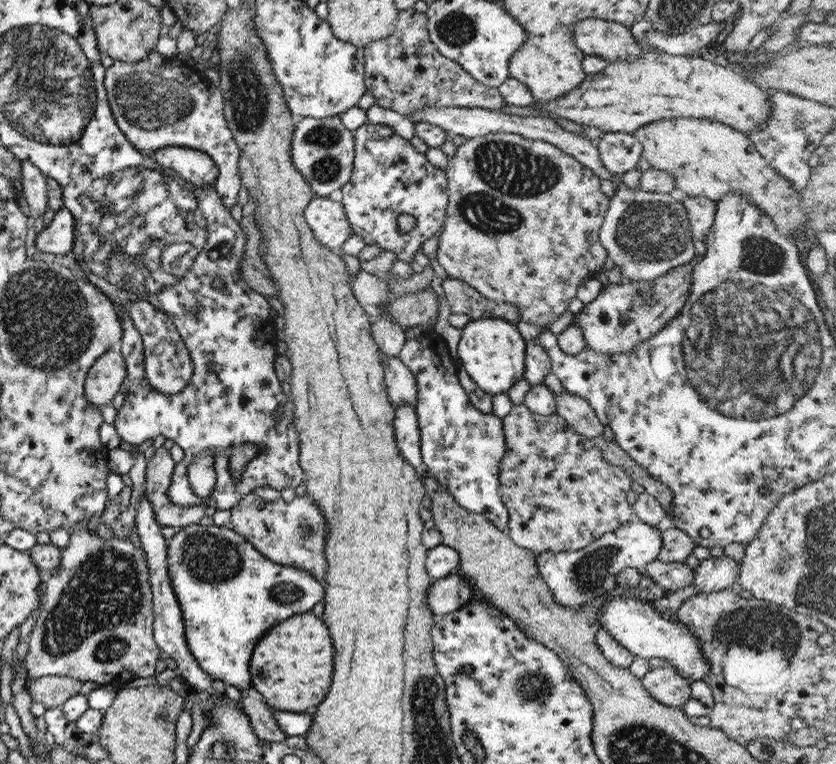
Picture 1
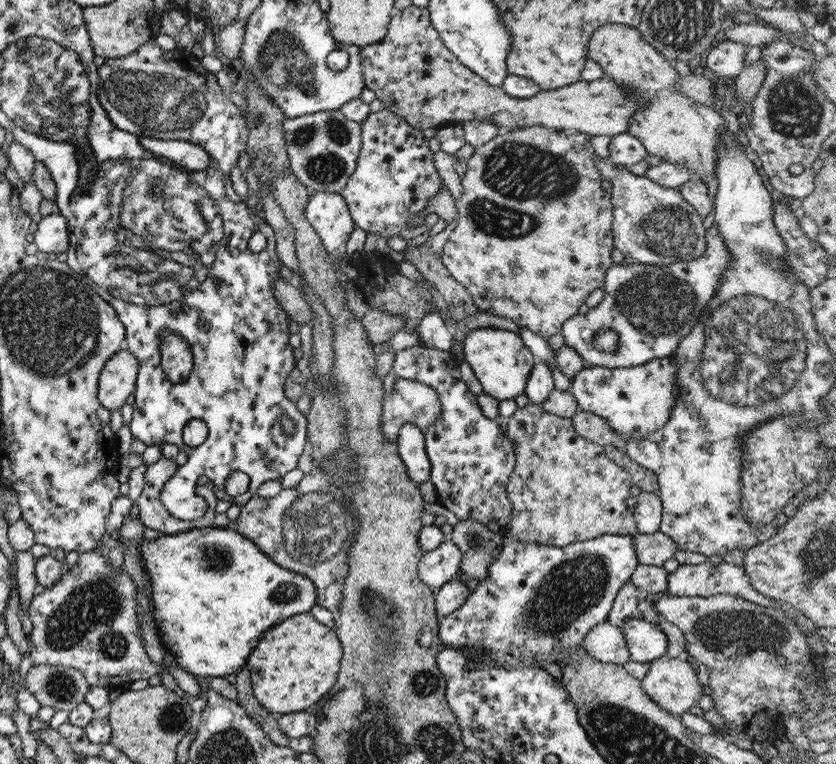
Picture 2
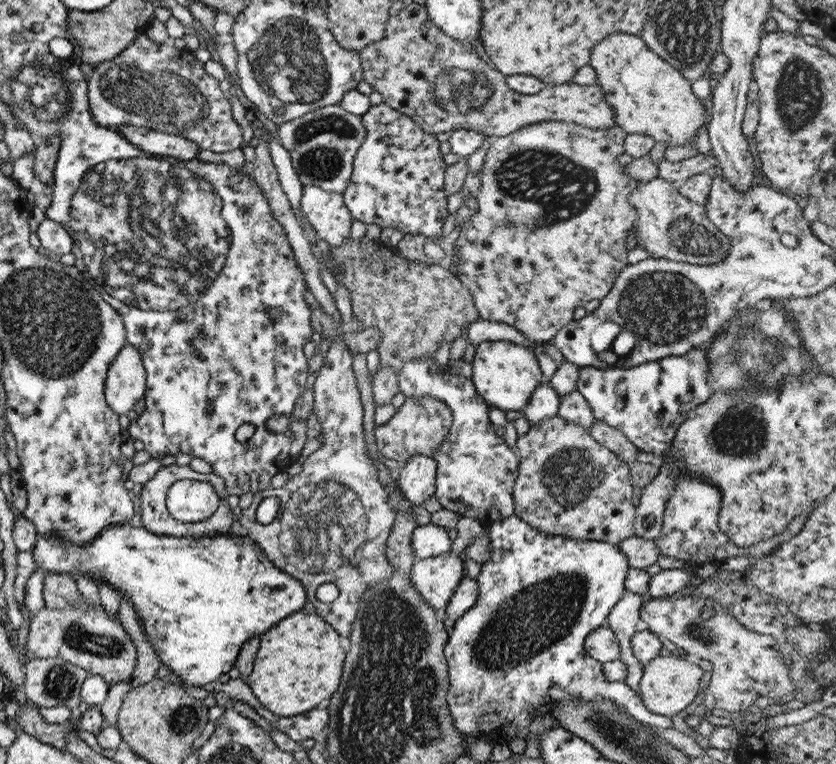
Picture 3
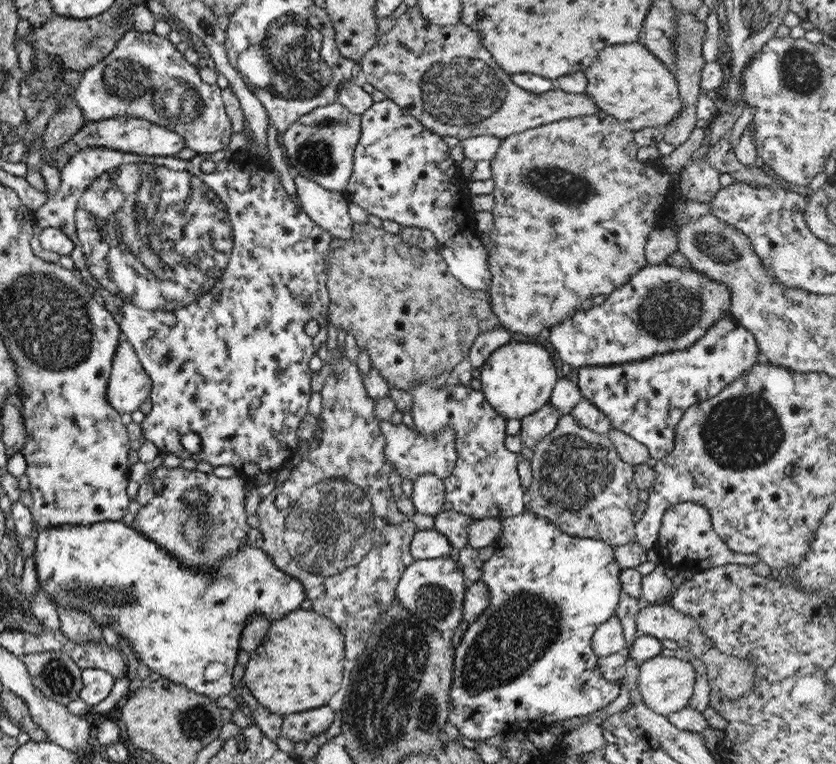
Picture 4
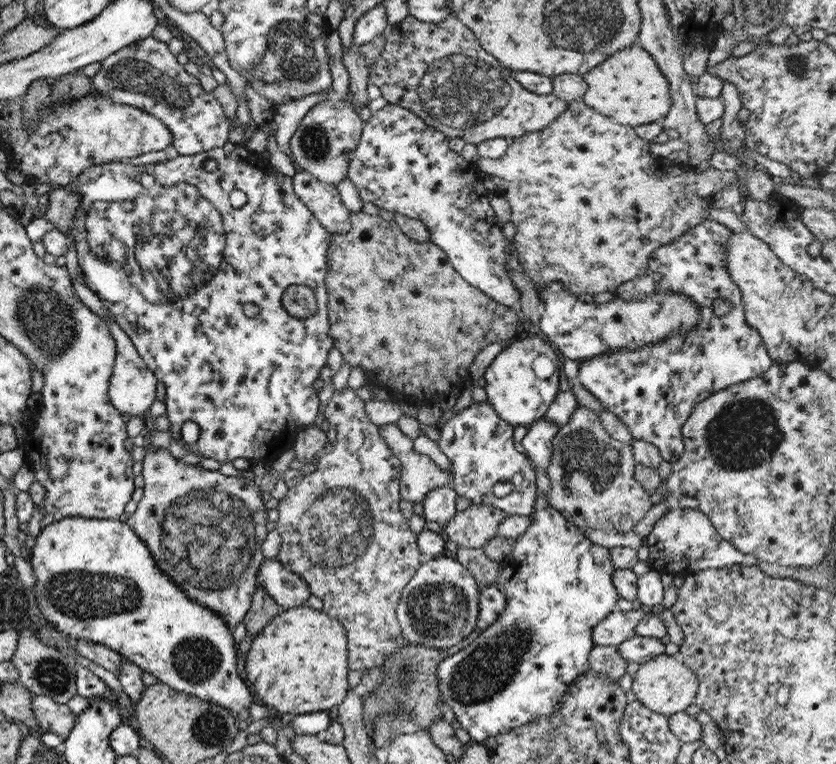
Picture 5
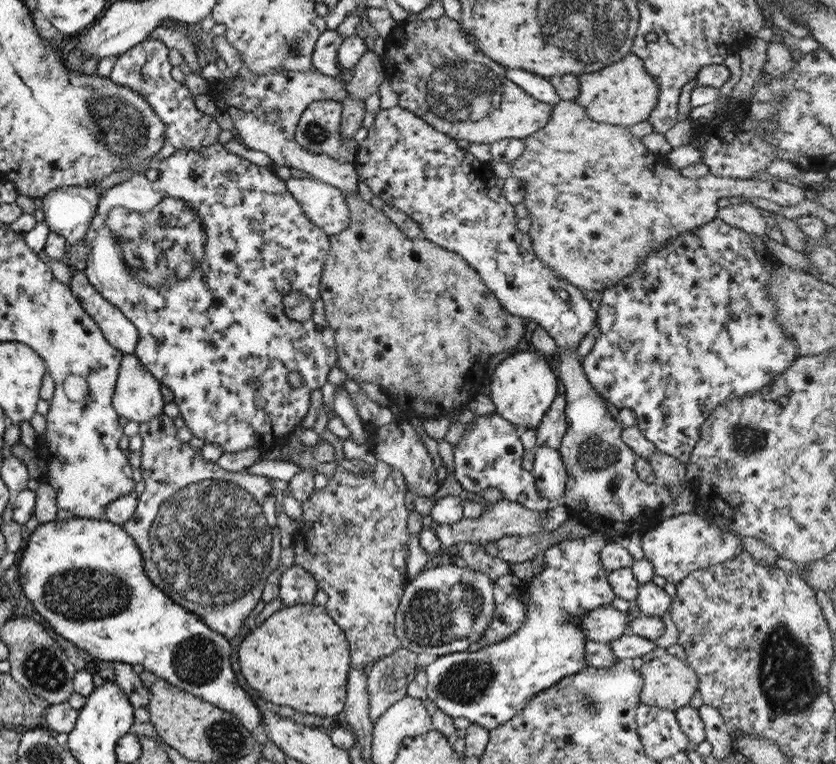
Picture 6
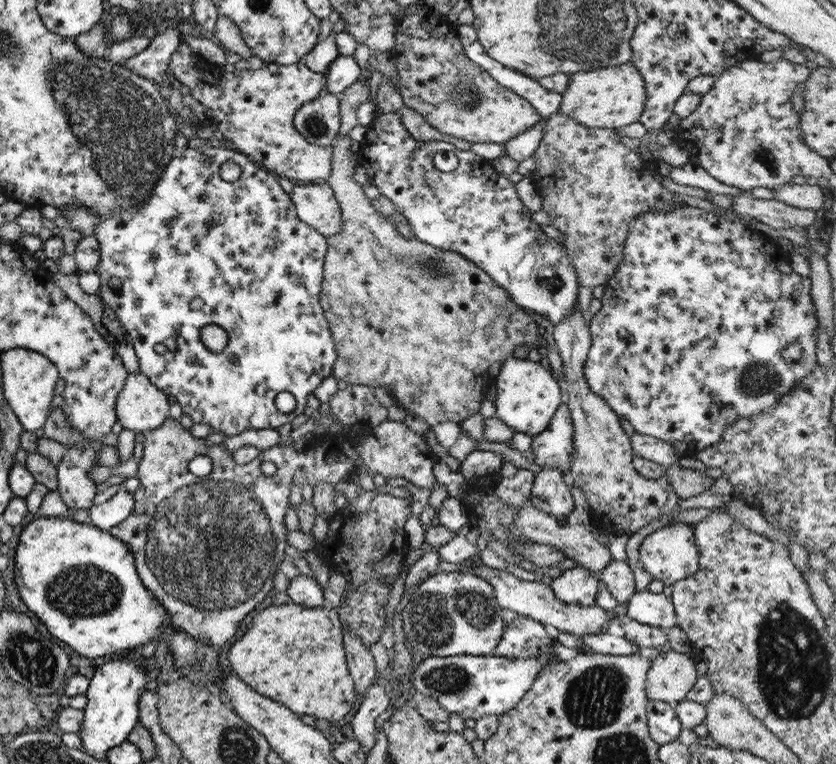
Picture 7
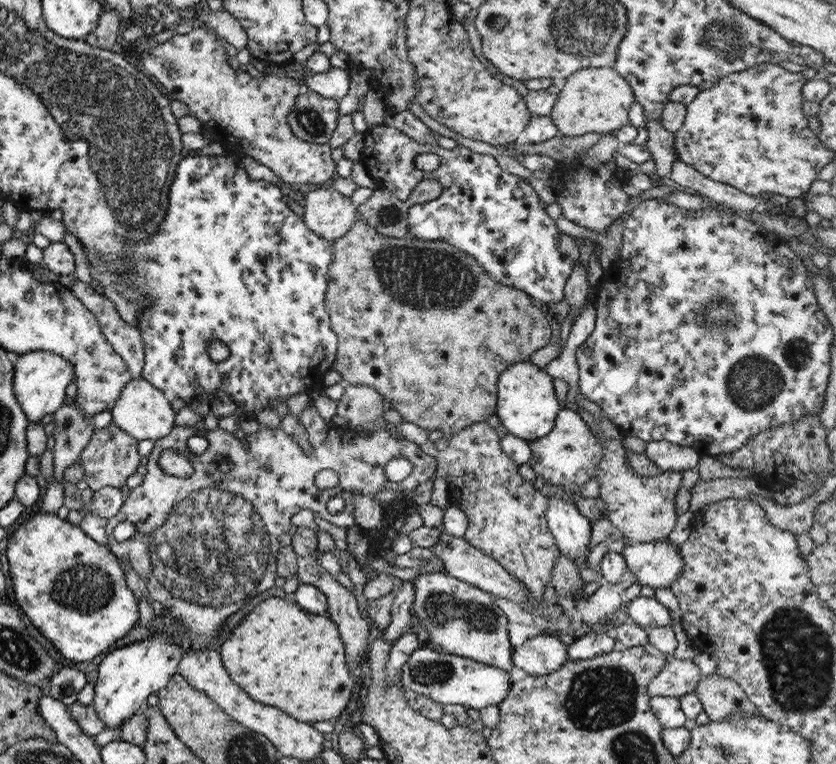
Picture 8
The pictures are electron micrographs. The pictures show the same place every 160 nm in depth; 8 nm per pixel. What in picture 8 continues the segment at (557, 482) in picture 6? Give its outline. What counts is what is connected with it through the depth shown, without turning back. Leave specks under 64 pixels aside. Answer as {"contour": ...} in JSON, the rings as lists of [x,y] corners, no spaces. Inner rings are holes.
{"contour":[[[546,496],[546,499],[548,500],[545,511],[546,525],[553,537],[558,553],[573,561],[575,565],[585,567],[585,559],[590,552],[587,544],[589,544],[591,523],[577,511],[573,502],[557,499],[554,496]]]}

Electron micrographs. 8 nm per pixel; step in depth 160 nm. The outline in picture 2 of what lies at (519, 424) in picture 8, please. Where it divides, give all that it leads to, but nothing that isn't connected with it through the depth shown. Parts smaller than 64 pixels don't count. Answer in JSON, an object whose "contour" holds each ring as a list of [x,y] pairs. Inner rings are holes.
{"contour":[[[490,326],[477,327],[466,333],[462,343],[463,360],[479,381],[483,394],[501,401],[513,400],[515,396],[524,392],[534,358],[532,352],[523,346],[518,333]]]}

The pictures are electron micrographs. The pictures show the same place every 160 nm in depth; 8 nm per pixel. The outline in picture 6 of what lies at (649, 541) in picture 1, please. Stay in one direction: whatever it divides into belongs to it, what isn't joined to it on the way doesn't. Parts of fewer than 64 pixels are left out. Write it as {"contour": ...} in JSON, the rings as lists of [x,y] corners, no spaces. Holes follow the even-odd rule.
{"contour":[[[591,533],[584,538],[561,540],[550,544],[547,550],[543,551],[543,553],[539,553],[539,555],[543,556],[543,567],[541,571],[537,573],[537,575],[534,575],[530,580],[524,581],[525,583],[521,582],[521,586],[523,586],[521,587],[521,590],[523,590],[525,594],[525,615],[524,621],[520,624],[520,627],[509,636],[505,636],[500,642],[487,645],[485,648],[478,649],[475,652],[461,651],[441,655],[425,666],[425,694],[427,695],[427,699],[433,701],[435,706],[438,706],[443,711],[443,714],[446,714],[451,718],[465,718],[465,720],[469,720],[469,722],[473,724],[478,724],[489,732],[491,729],[494,729],[500,724],[503,724],[506,720],[509,720],[514,714],[517,714],[517,711],[520,711],[520,708],[523,708],[525,704],[531,702],[531,698],[535,696],[537,692],[550,687],[564,676],[575,674],[580,668],[583,668],[586,665],[586,660],[583,654],[586,638],[580,631],[580,618],[592,608],[610,605],[610,602],[614,597],[613,591],[606,581],[608,572],[599,565],[599,552],[601,551],[601,548],[603,548],[602,546],[606,543],[604,537],[604,535],[600,535],[599,533]]]}

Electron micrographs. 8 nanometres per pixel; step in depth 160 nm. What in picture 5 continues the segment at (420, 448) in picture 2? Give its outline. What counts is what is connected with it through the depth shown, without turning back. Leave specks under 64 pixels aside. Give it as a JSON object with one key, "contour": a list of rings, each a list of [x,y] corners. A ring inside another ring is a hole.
{"contour":[[[449,485],[429,491],[421,502],[425,522],[430,520],[442,526],[453,518],[456,513],[455,497],[456,494]]]}

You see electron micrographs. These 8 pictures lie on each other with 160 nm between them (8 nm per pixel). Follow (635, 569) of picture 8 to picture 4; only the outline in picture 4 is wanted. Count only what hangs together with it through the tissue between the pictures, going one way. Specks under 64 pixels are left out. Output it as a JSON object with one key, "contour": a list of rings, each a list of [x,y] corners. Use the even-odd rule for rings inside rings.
{"contour":[[[694,502],[677,503],[669,507],[660,520],[658,539],[652,544],[662,568],[669,567],[675,572],[679,570],[705,570],[714,566],[725,566],[732,563],[750,566],[754,557],[741,556],[727,549],[727,545],[715,534],[710,523],[707,509]]]}

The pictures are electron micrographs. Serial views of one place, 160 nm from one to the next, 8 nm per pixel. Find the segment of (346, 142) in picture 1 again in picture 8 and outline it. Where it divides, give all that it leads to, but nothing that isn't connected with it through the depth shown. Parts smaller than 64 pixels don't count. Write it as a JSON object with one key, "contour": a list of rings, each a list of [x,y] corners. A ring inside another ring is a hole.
{"contour":[[[303,91],[294,98],[286,114],[286,123],[299,140],[317,145],[326,143],[336,127],[337,103],[316,92]]]}

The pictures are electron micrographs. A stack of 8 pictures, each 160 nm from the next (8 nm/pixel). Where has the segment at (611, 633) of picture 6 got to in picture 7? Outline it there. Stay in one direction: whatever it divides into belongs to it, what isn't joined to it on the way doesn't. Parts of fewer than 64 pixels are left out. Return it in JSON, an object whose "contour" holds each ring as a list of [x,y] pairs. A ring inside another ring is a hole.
{"contour":[[[463,561],[460,564],[463,565],[460,572],[480,576],[490,584],[494,599],[501,608],[508,608],[516,612],[517,615],[535,620],[542,625],[551,624],[558,631],[574,634],[578,637],[597,634],[603,632],[603,624],[607,624],[607,621],[611,618],[622,618],[621,610],[605,610],[597,604],[585,607],[564,603],[562,600],[556,599],[549,586],[543,585],[541,580],[521,580],[503,569],[487,568],[482,563],[479,566],[467,566],[467,561]]]}

